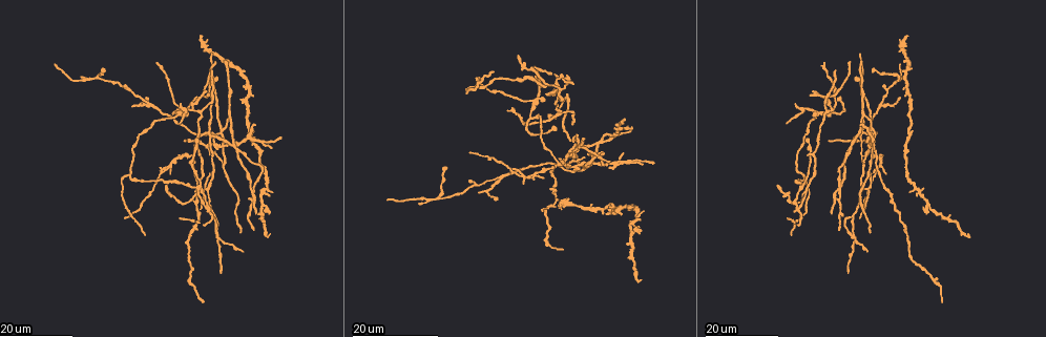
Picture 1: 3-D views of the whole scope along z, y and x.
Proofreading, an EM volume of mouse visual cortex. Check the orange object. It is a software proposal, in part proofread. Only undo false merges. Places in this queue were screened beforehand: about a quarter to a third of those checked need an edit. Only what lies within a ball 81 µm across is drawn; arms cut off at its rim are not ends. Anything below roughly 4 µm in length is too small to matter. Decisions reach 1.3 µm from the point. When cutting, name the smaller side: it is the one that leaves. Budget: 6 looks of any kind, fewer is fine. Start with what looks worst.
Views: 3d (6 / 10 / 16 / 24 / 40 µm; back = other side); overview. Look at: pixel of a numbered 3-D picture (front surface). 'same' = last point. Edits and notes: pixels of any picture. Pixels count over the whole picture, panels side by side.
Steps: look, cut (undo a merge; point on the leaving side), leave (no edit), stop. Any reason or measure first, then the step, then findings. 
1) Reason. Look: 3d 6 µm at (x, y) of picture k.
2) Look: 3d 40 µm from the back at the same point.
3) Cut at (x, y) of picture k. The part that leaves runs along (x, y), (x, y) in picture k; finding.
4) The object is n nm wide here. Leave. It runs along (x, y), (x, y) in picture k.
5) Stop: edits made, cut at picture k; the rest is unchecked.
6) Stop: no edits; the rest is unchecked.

A fork. Look: 3d 16 µm at (206, 188) of picture 1.

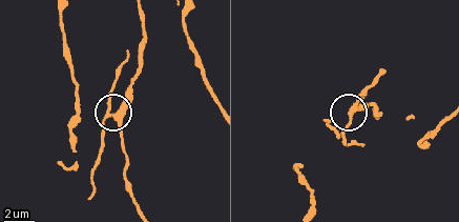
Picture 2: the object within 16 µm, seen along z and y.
Look: 3d 6 µm at (349, 111) of picture 2.

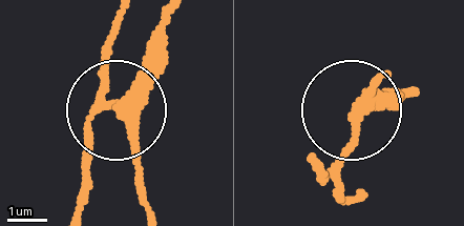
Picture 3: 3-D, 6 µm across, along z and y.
Look: 3d 6 µm from the back at (121, 106) of picture 3.

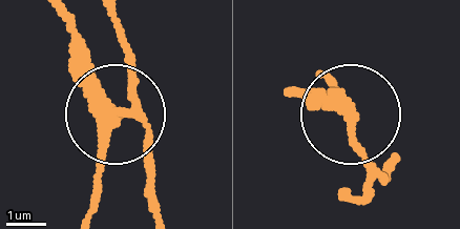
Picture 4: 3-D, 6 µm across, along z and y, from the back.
Cut at (133, 116) of picture 4. A second neuron is stuck on.

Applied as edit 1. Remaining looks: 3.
Arms part here. Look: 3d 16 µm at (191, 107) of picture 1.

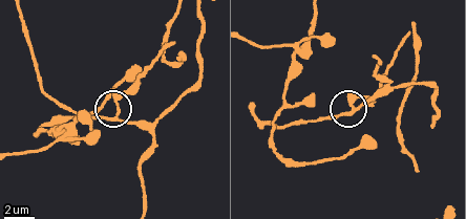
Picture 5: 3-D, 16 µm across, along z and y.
Look: 3d 10 µm at (118, 113) of picture 5.

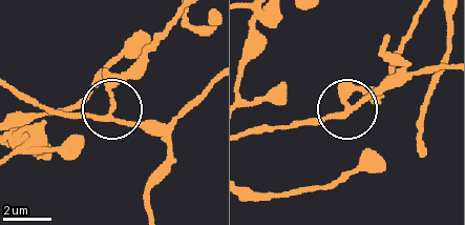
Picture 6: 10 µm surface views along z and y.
3 arms meet here. Cut at (106, 86) of picture 6. The part that leaves runs along (111, 117), (118, 82), (184, 9) in picture 6; a second neuron is stuck on.

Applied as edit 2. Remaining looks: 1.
Stop: edits made, cut at picture 4, cut at picture 6; the rest is unchecked.

